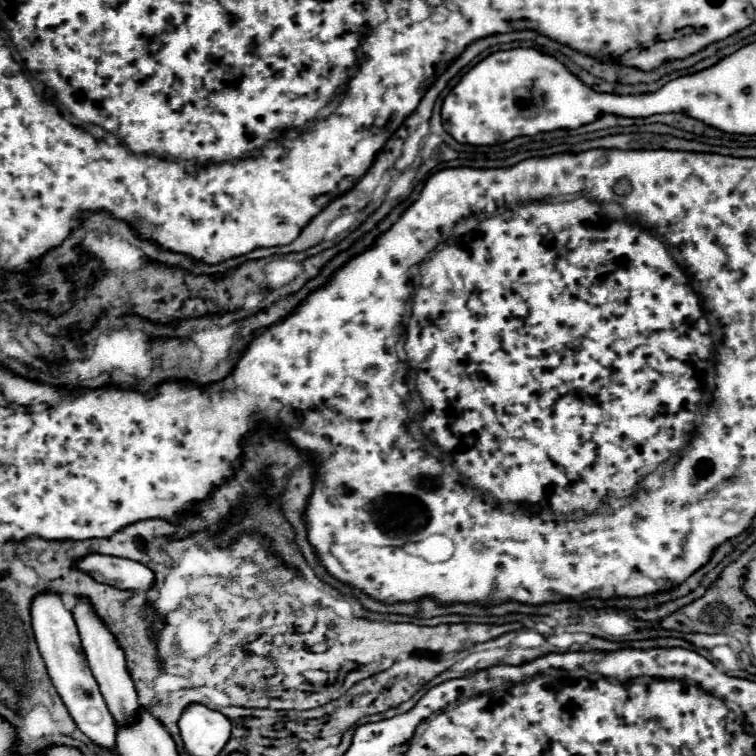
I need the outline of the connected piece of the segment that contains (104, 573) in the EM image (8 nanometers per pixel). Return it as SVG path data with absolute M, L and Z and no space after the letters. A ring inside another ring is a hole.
M89 554L81 558L77 564L83 572L89 572L97 582L109 584L119 590L129 592L145 592L155 586L155 574L141 562L103 556L103 554Z

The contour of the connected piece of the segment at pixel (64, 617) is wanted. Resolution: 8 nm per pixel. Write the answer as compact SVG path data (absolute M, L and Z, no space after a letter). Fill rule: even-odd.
M49 590L39 592L31 602L31 618L33 618L35 640L37 640L39 652L45 660L51 682L55 684L61 700L69 708L69 714L73 716L75 724L95 744L99 744L103 748L115 748L117 724L115 724L111 712L107 710L107 704L99 692L99 684L93 680L93 674L89 670L89 664L87 664L83 648L81 648L81 640L77 634L73 614L65 608L61 594L49 592Z

